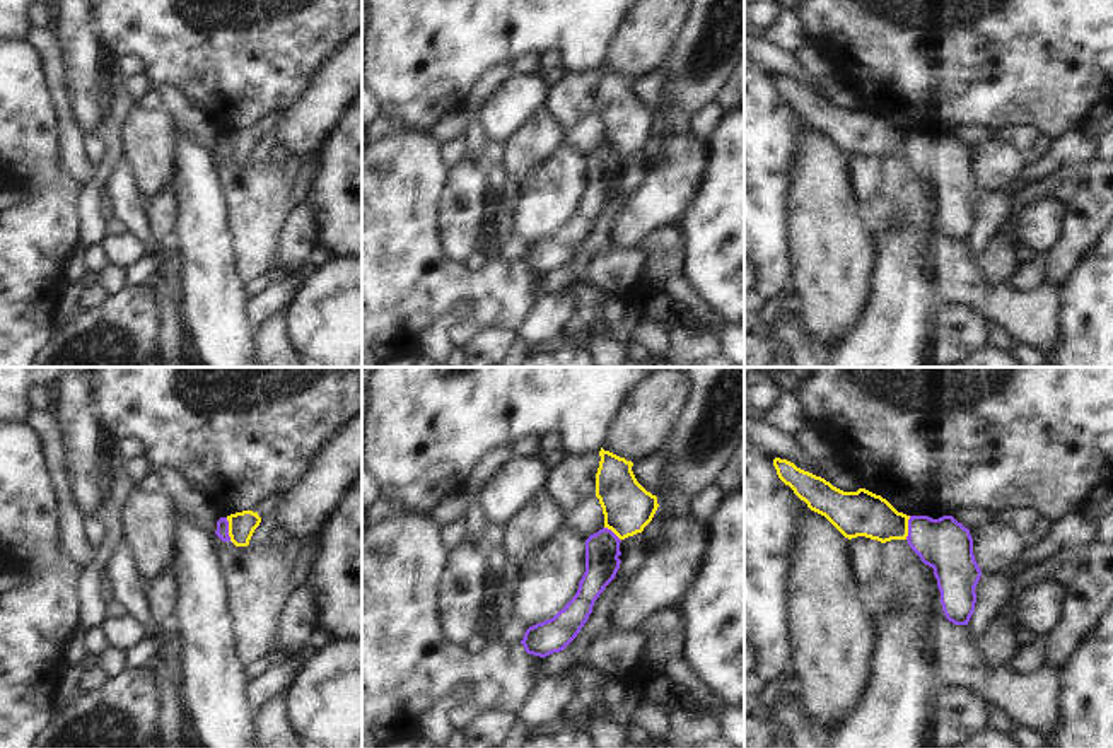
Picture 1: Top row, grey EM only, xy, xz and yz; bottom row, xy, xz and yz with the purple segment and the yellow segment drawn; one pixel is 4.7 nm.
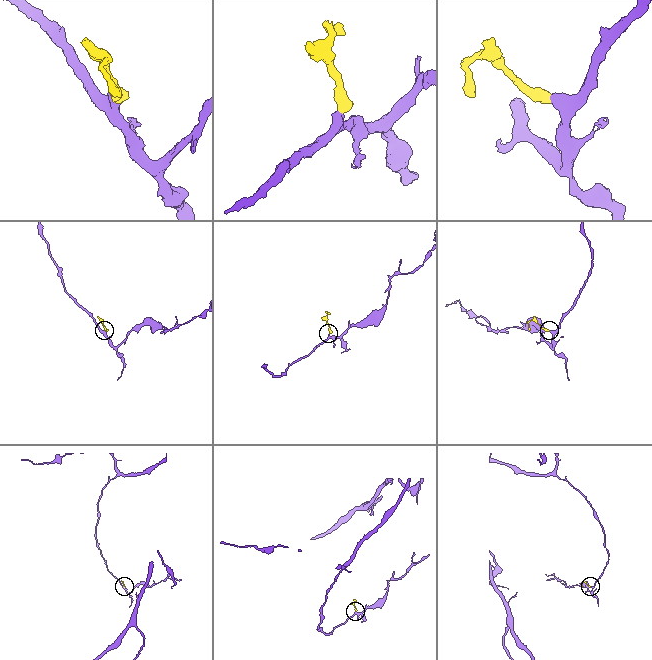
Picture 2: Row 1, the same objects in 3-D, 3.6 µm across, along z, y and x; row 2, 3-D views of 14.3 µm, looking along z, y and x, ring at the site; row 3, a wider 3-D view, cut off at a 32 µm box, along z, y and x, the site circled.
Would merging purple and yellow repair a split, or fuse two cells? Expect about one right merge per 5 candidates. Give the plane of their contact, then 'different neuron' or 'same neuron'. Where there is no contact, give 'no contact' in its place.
contact in xy; different neuron

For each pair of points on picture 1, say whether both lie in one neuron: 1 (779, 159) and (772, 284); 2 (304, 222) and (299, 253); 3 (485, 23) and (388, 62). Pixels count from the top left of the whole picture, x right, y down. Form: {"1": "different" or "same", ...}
{"1": "same", "2": "same", "3": "same"}

